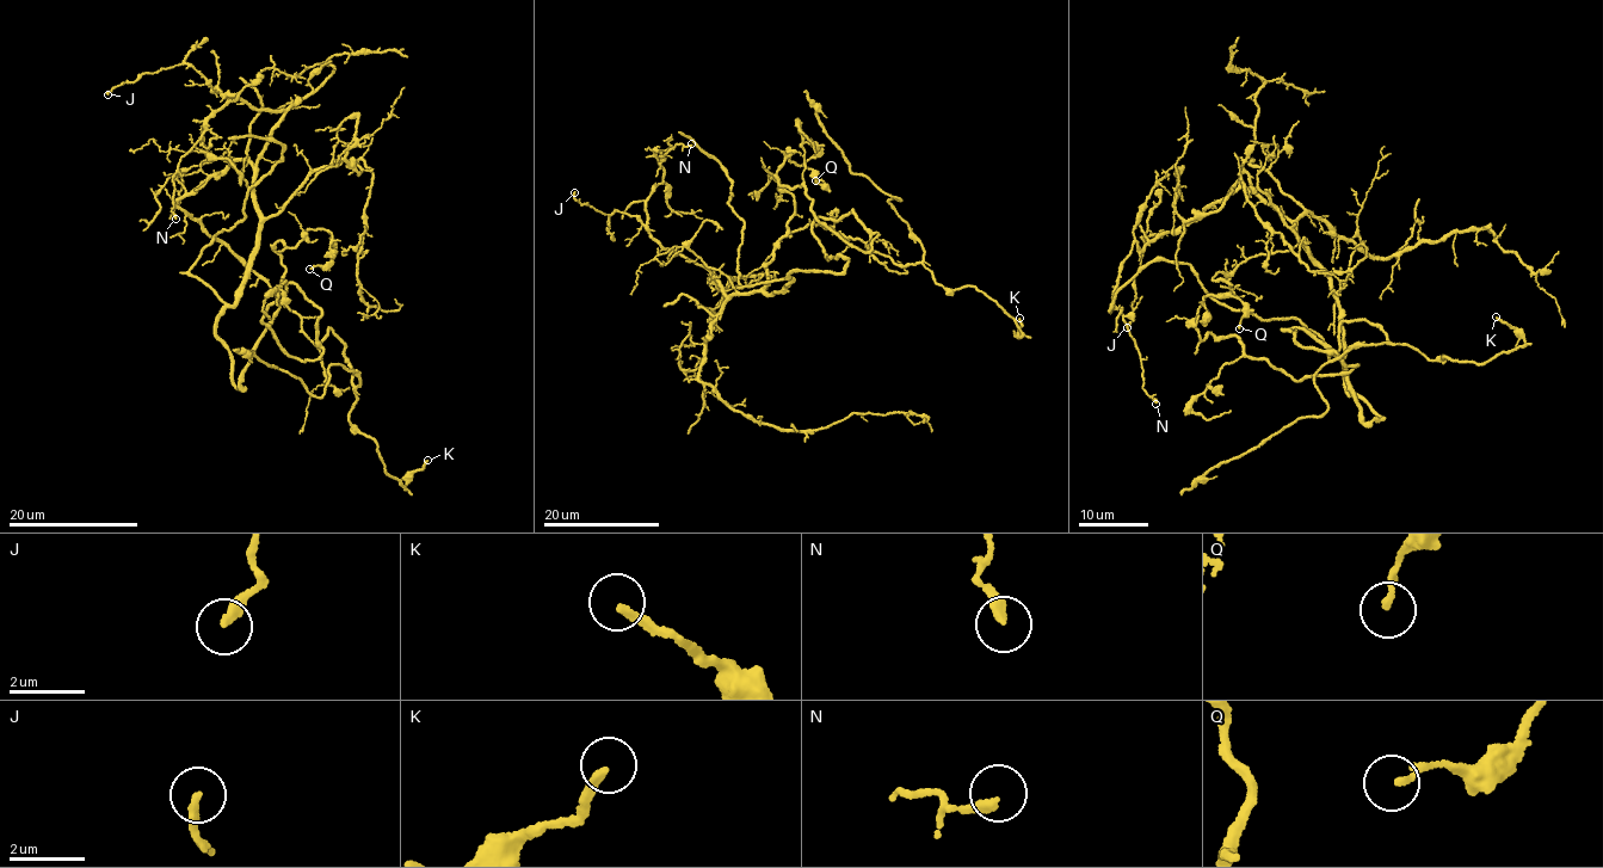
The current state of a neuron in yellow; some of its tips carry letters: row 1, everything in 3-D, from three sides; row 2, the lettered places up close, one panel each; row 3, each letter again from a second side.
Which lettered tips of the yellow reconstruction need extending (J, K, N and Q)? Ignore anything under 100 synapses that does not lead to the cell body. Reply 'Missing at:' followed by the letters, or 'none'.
Missing at: none

